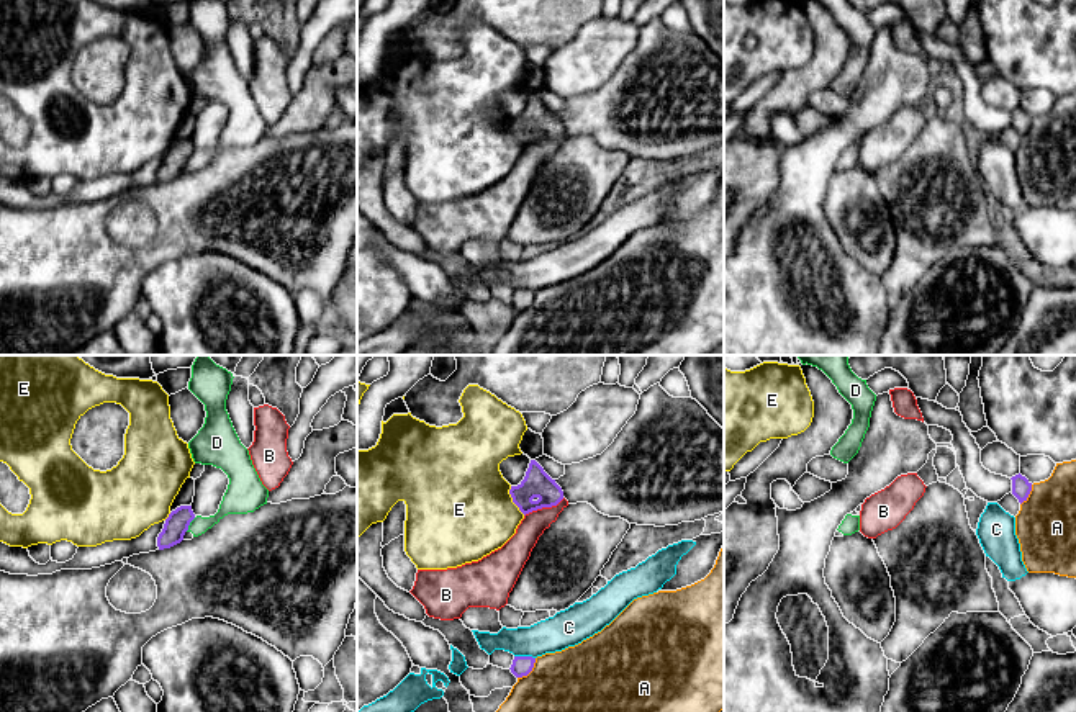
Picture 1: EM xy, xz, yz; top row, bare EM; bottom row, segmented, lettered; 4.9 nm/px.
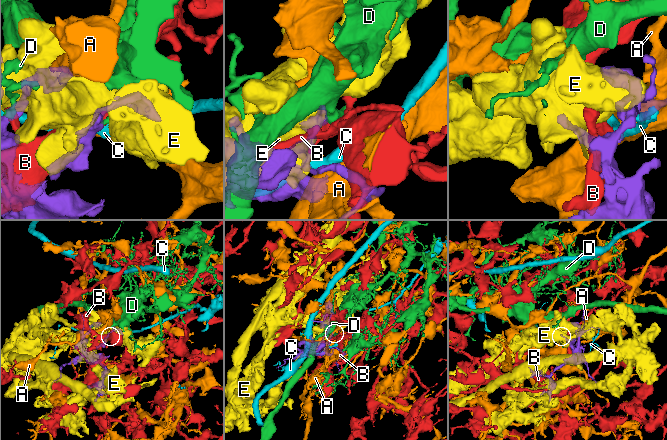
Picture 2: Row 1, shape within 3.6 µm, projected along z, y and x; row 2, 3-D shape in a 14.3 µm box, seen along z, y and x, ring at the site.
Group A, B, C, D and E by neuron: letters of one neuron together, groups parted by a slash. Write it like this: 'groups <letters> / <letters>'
groups A / B / C / D / E

